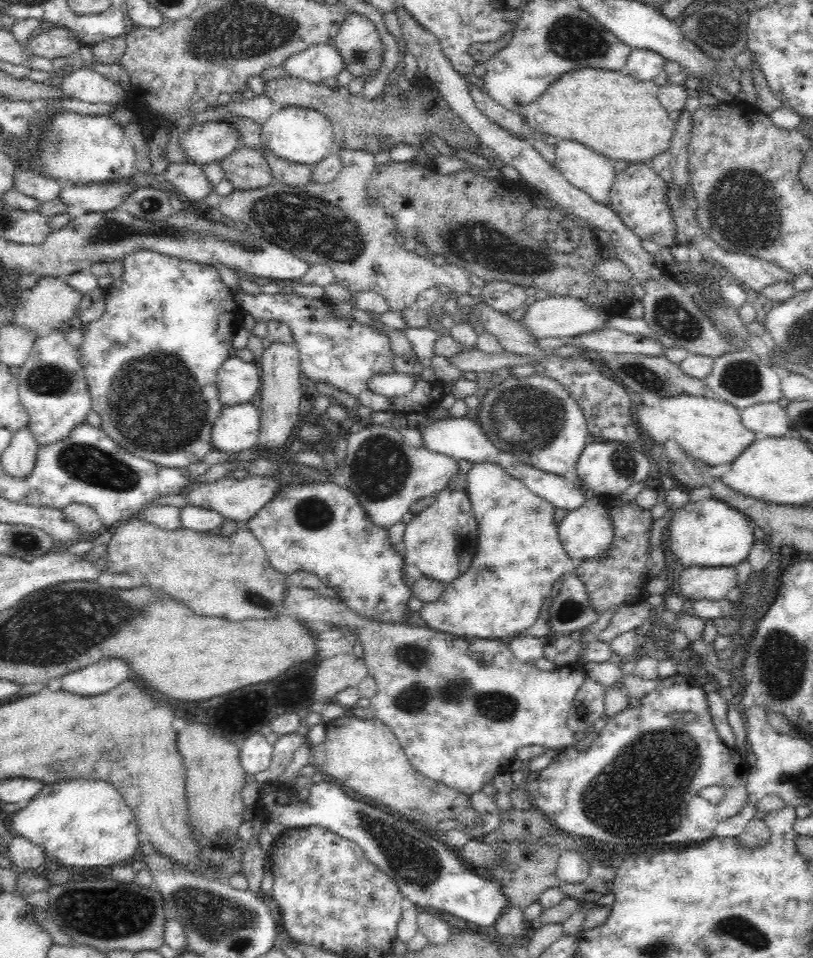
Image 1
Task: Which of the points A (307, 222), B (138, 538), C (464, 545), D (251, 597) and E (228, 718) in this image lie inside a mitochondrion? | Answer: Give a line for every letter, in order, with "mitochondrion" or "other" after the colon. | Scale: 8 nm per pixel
A: mitochondrion
B: other
C: mitochondrion
D: mitochondrion
E: other

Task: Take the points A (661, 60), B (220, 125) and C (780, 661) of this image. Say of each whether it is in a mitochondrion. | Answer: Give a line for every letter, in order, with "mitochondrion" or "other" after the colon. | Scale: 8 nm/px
A: other
B: other
C: mitochondrion

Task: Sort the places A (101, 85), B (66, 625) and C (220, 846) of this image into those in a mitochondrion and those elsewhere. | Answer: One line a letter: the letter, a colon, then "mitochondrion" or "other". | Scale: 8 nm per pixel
A: other
B: mitochondrion
C: other

